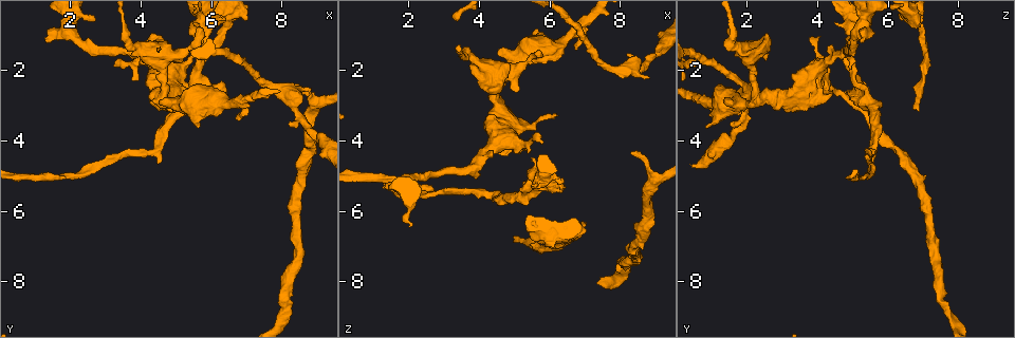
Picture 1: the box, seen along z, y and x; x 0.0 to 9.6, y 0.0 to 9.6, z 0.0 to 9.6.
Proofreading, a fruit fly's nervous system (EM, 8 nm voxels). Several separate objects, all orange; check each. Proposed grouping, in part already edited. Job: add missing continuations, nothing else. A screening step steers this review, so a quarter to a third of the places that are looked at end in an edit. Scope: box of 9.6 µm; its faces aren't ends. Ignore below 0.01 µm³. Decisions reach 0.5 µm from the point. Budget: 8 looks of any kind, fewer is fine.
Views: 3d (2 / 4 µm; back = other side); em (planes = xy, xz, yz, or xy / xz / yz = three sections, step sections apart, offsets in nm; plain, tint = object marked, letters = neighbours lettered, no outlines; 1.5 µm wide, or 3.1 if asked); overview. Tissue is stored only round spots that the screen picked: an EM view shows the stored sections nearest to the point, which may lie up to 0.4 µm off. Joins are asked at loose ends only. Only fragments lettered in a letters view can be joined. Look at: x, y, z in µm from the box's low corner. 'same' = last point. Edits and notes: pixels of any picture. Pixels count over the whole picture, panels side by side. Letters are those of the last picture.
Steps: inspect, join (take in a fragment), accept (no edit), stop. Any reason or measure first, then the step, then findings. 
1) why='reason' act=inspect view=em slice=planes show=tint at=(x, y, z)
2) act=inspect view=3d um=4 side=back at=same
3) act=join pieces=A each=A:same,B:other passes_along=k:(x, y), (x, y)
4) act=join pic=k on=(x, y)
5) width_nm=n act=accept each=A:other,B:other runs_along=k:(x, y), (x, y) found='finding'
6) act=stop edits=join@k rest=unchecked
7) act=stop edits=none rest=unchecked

why='an open end' act=inspect view=3d um=4 at=(5.55, 0.75, 1.55)

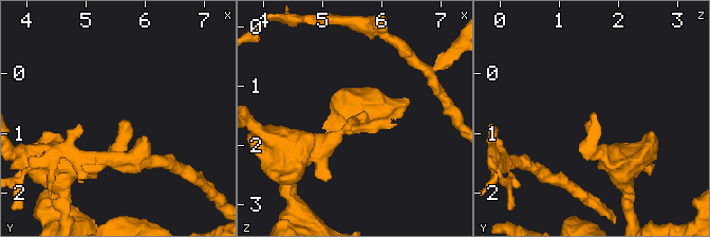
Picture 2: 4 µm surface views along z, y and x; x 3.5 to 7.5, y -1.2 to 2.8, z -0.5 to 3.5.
act=inspect view=em slice=xz step=8 show=letters at=(5.60, 0.80, 1.50)

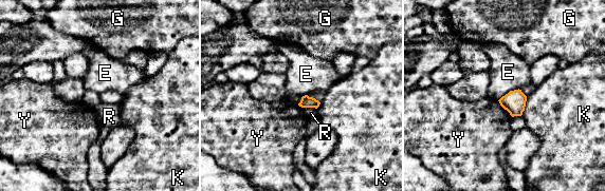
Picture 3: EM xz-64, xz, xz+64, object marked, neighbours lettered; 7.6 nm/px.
longest_contact=E:190nm act=accept each=E:other,G:other,K:other,R:other,Y:other found='none of them fits'

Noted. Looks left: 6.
why='branch stops here' act=inspect view=3d um=4 at=(8.35, 2.40, 4.35)

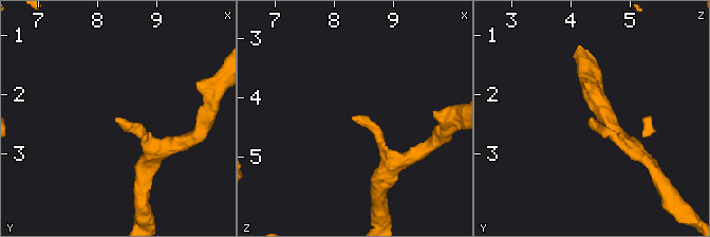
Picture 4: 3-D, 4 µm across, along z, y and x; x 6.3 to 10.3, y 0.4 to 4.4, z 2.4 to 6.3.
why='shape alone is not enough' act=inspect view=em slice=yz step=8 show=letters at=(8.30, 2.45, 4.40)

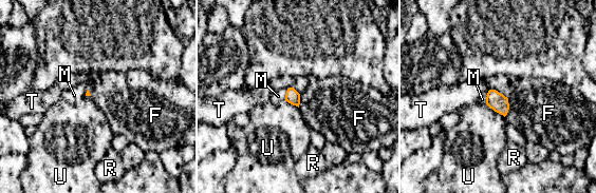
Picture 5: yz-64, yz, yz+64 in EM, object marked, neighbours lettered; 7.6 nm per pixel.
act=inspect view=em slice=planes show=letters at=same

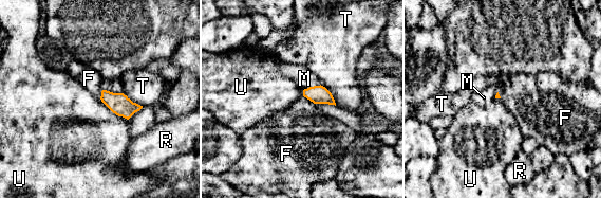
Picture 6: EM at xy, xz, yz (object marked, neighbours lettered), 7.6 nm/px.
longest_contact=U:260nm act=join pic=6 on=(304, 78) each=F:other,M:same,R:other,T:other,U:other passes_along=6:(318, 94), (312, 87), (304, 78) found='it goes on there'

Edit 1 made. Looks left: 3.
act=inspect view=overview

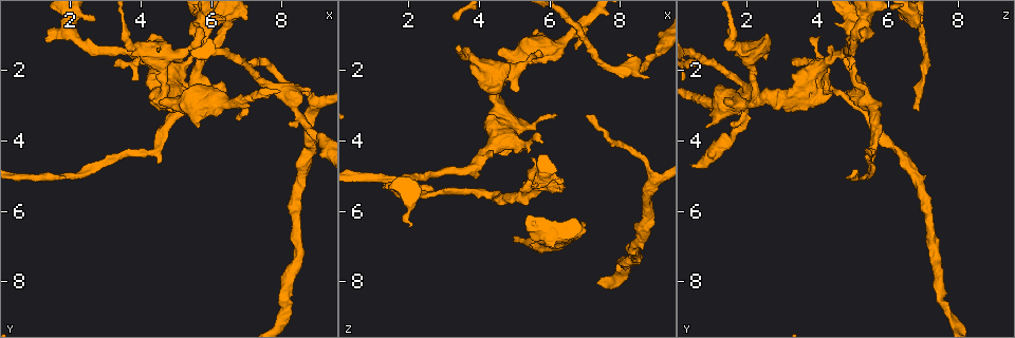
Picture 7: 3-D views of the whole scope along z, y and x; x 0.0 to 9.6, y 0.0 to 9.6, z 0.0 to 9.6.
why='tapers out' act=inspect view=em slice=planes show=tint at=(5.00, 3.20, 6.90)

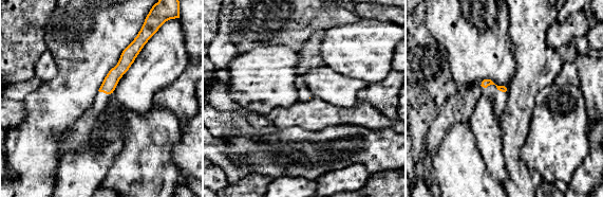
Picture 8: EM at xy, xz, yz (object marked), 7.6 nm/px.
why='what lies round it' act=inspect view=em slice=planes show=letters at=same

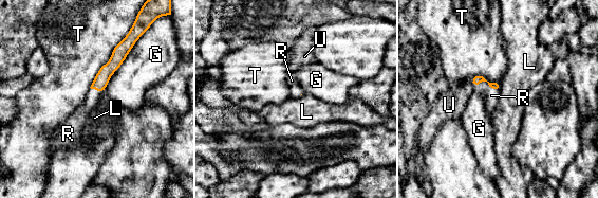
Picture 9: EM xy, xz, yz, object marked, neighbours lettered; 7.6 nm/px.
act=join pic=9 on=(491, 95) each=G:other,L:other,R:same,T:other,U:other passes_along=9:(477, 79), (486, 80), (491, 95) found='it goes on there'

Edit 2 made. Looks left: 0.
act=stop edits=join@6,join@9 rest=unchecked

